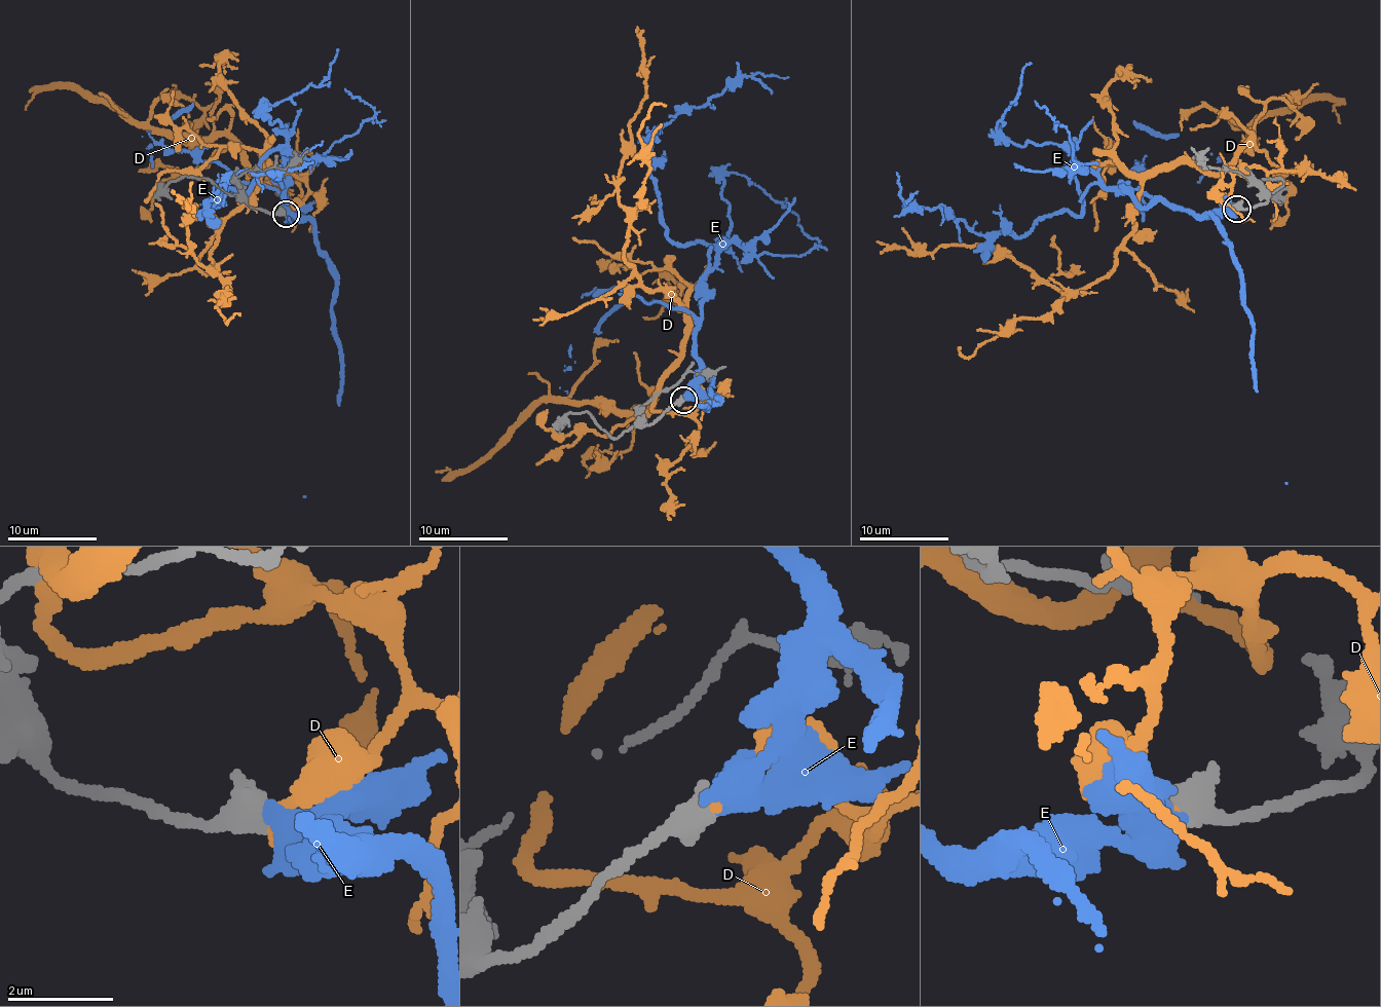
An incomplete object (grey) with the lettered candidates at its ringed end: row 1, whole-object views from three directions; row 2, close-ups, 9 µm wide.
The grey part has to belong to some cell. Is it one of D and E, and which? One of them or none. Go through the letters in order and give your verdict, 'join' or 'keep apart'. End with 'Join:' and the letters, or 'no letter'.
D: keep apart
E: join
Join: E

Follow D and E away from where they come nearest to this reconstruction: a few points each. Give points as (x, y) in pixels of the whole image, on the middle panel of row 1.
D: (683, 401), (710, 403), (655, 410), (682, 351), (683, 308), (626, 260), (618, 186), (644, 96), (636, 26)
E: (683, 401), (700, 368), (695, 336), (716, 250), (668, 238), (651, 177), (655, 135), (744, 77), (789, 77)

